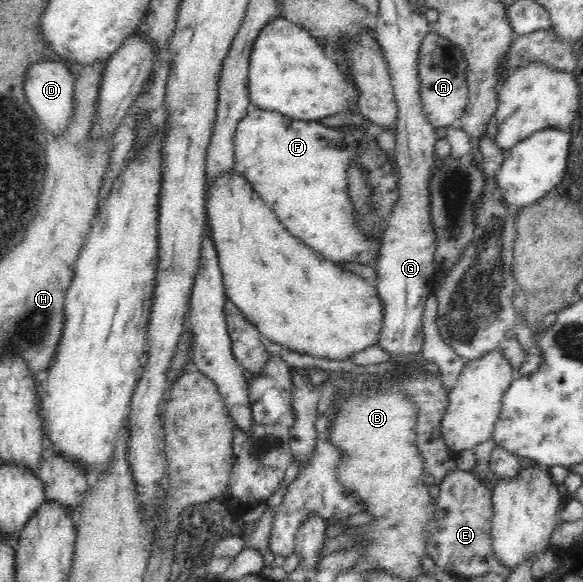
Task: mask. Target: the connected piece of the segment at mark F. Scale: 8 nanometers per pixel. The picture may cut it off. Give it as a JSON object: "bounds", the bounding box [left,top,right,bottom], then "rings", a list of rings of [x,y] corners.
{"bounds":[234,104,399,265],"rings":[[[254,104],[249,106],[246,115],[238,121],[234,135],[234,167],[244,179],[252,185],[254,192],[260,195],[264,204],[268,205],[272,212],[276,213],[284,228],[294,237],[314,248],[324,258],[338,262],[354,262],[372,265],[379,257],[379,249],[382,241],[365,239],[361,229],[355,227],[355,208],[349,201],[346,187],[346,169],[352,163],[352,157],[359,147],[357,163],[363,171],[363,176],[370,190],[372,190],[372,202],[378,212],[380,222],[387,221],[393,208],[399,199],[399,191],[396,185],[396,176],[392,174],[392,163],[386,159],[386,155],[376,143],[376,132],[369,132],[362,136],[358,130],[342,132],[338,128],[326,127],[317,121],[300,121],[286,117],[278,112],[257,108]]]}

